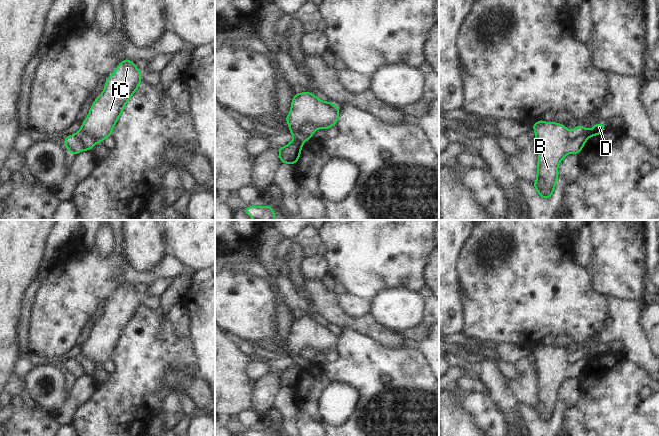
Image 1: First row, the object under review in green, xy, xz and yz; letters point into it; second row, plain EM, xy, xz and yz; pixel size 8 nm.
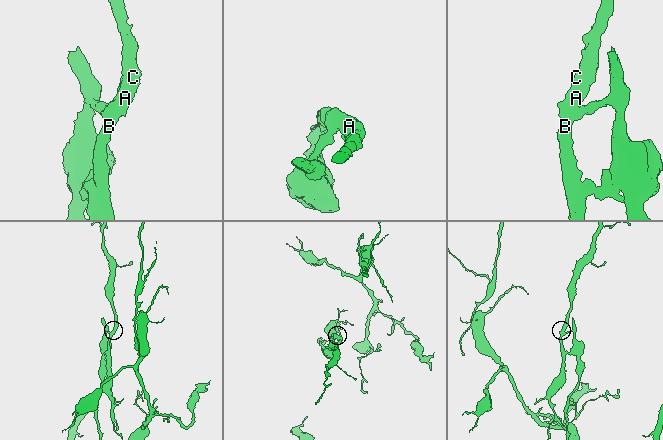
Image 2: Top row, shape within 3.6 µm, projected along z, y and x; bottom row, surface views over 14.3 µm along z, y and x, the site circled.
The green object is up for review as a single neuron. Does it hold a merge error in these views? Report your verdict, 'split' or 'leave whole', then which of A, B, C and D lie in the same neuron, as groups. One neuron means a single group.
split; A B C / D

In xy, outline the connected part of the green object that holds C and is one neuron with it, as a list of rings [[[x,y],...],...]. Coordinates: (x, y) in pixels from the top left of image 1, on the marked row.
[[[128,59],[120,62],[115,72],[104,82],[104,91],[94,100],[89,115],[79,131],[88,134],[96,143],[101,143],[103,139],[110,137],[117,119],[121,116],[126,103],[135,93],[141,81],[141,71],[136,68],[134,62]]]

